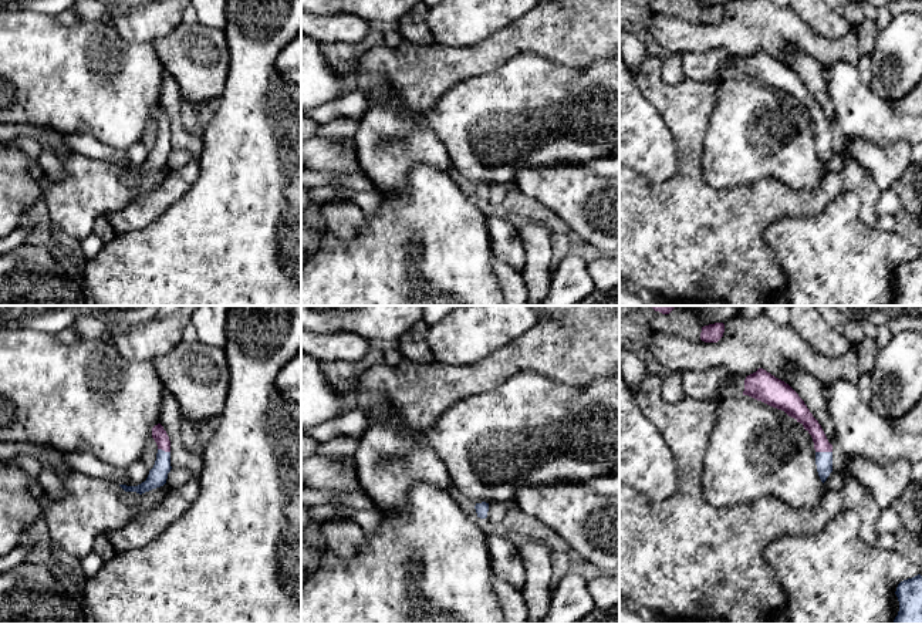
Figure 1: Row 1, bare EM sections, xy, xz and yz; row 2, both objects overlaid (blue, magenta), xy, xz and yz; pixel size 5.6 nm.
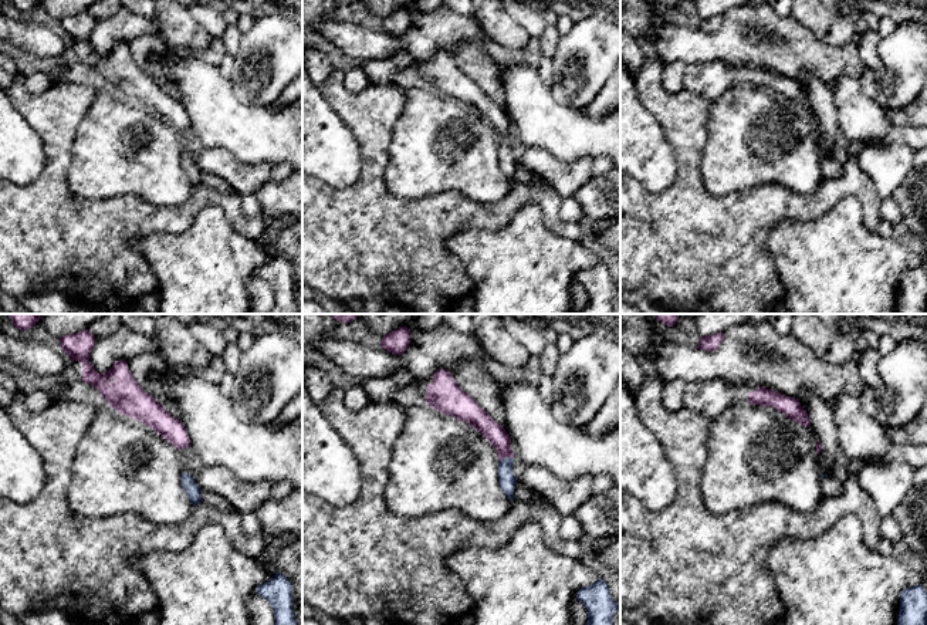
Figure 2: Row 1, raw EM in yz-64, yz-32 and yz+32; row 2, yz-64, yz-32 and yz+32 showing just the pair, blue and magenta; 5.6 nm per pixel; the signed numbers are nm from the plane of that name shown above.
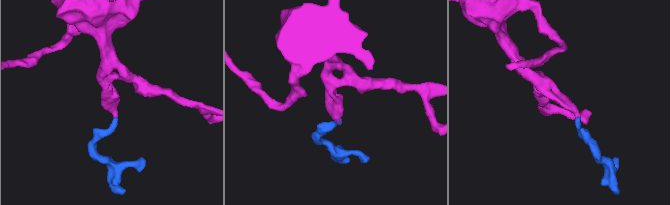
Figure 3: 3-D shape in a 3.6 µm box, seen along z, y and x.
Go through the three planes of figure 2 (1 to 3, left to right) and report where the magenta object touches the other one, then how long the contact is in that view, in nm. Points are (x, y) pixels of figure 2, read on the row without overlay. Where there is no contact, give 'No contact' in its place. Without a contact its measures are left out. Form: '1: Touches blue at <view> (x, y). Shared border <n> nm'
1: No contact
2: Touches blue at yz-32 (506, 139). Shared border 80 nm
3: No contact

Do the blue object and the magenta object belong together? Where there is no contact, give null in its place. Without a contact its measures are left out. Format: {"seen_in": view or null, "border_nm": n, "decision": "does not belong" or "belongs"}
{"seen_in": "yz", "border_nm": 100, "decision": "belongs"}

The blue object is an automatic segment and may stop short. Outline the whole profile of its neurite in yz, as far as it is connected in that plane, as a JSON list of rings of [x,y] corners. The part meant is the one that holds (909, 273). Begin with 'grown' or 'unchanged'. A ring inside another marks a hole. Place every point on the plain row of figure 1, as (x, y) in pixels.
unchanged; [[[922,257],[901,263],[895,276],[899,293],[894,306],[922,306]]]

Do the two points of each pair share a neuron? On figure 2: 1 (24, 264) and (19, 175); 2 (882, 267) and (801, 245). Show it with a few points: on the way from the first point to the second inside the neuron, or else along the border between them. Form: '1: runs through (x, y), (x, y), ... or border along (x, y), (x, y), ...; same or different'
1: border along (43, 162), (43, 169), (33, 182), (14, 185); different
2: runs through (862, 267), (831, 267), (821, 263); same

